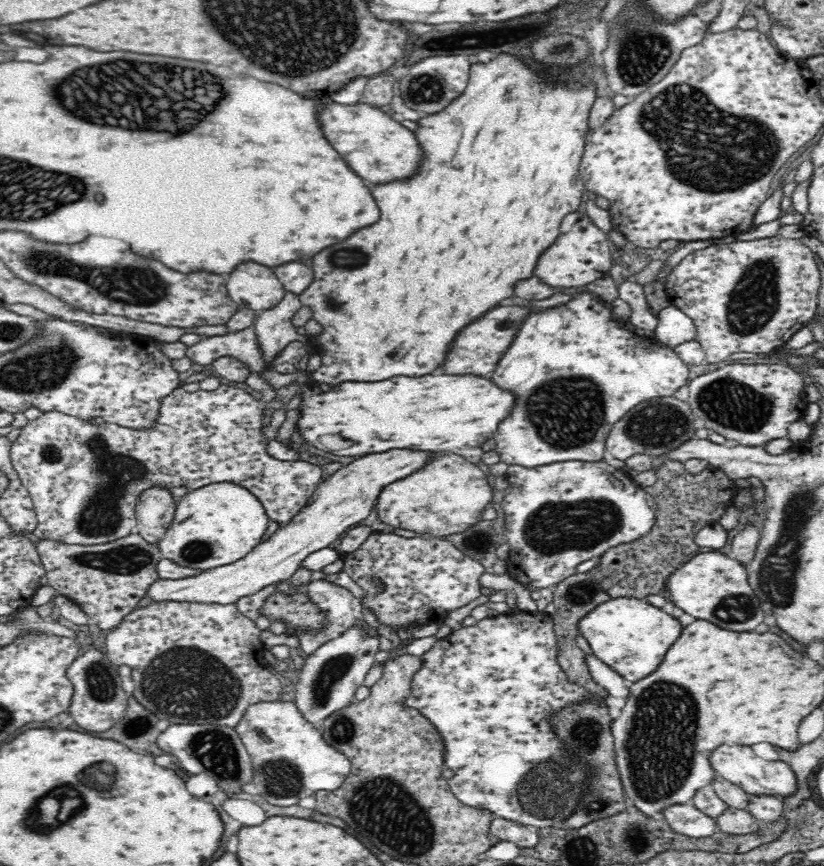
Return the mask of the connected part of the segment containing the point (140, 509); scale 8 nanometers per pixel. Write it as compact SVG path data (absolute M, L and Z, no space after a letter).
M159 484L146 488L135 506L137 524L134 532L144 540L157 544L172 524L176 499L169 488Z

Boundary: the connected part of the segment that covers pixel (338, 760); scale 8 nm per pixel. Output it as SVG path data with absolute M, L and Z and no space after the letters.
M294 701L252 704L235 729L251 756L254 786L270 804L292 806L318 791L336 790L350 774L350 759L326 742L322 731L303 717Z

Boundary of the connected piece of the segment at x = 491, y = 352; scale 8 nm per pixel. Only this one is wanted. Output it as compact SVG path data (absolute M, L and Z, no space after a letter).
M498 306L486 312L486 316L480 316L480 320L474 320L470 326L462 328L458 336L454 338L454 344L446 356L446 362L438 372L450 372L450 374L476 374L486 376L496 368L496 362L500 356L508 350L514 334L518 332L522 320L530 314L530 308L522 306Z

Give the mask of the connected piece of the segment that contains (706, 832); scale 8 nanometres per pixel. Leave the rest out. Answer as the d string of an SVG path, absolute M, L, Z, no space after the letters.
M692 802L684 804L670 804L666 806L659 817L664 818L668 826L678 832L692 838L712 836L717 824L711 816L698 810Z

